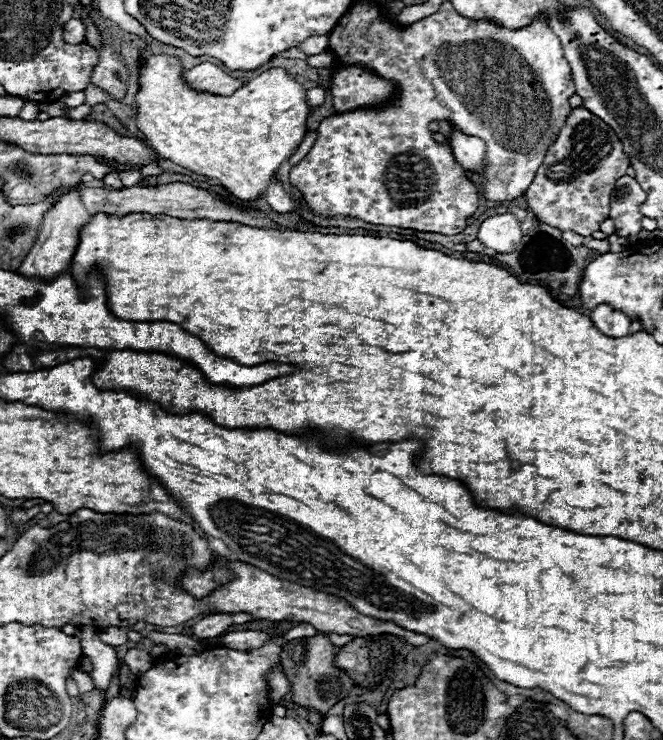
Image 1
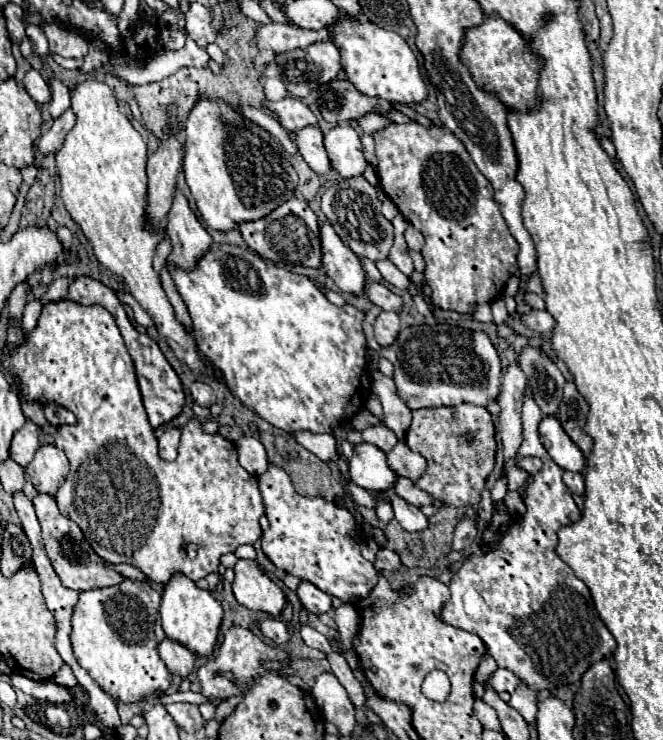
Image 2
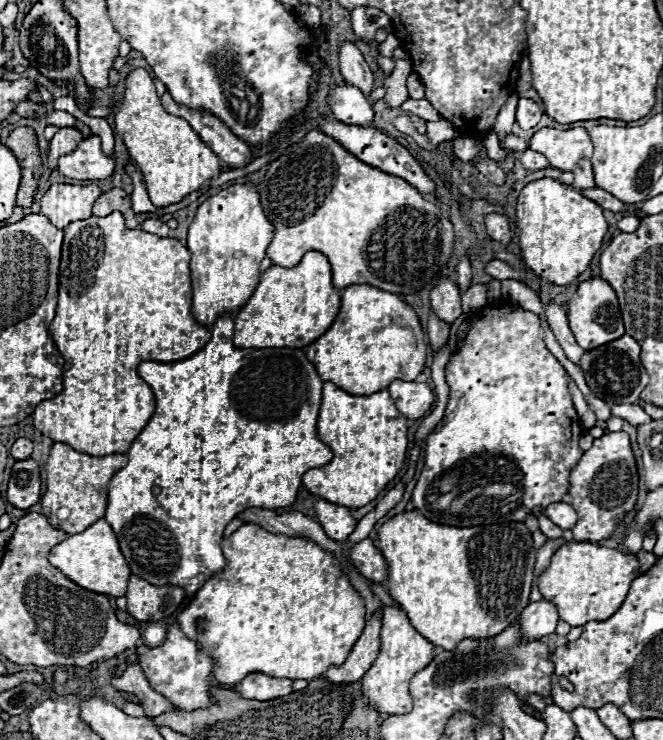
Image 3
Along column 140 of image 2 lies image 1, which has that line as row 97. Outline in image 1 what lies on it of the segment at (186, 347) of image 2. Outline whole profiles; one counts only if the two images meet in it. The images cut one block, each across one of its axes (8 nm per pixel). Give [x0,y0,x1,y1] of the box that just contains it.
[136,54,308,200]

